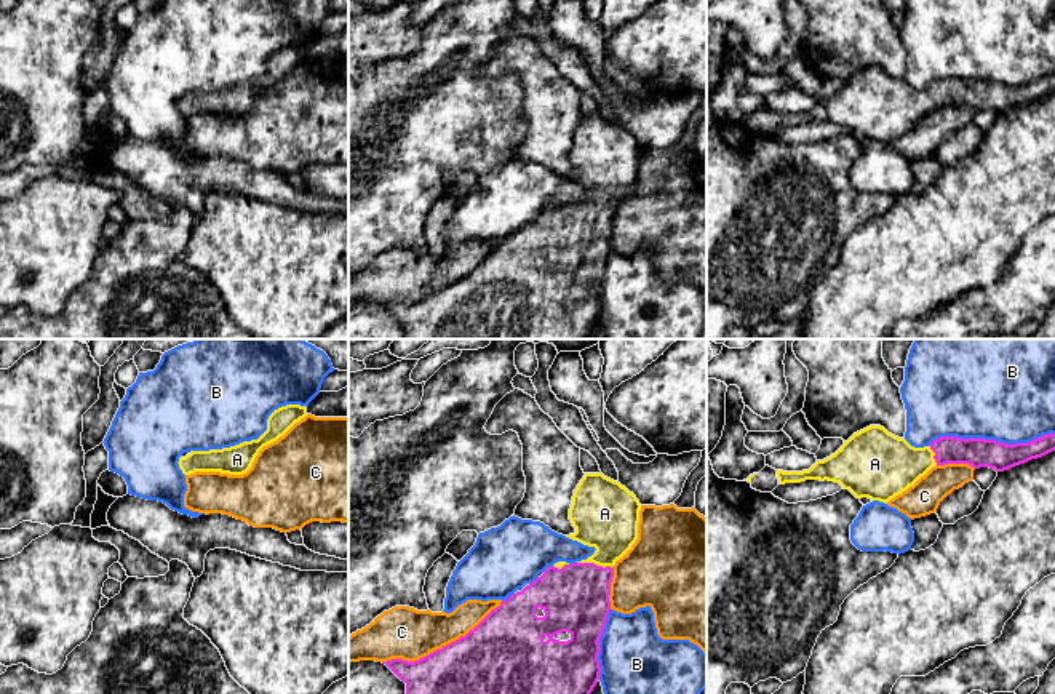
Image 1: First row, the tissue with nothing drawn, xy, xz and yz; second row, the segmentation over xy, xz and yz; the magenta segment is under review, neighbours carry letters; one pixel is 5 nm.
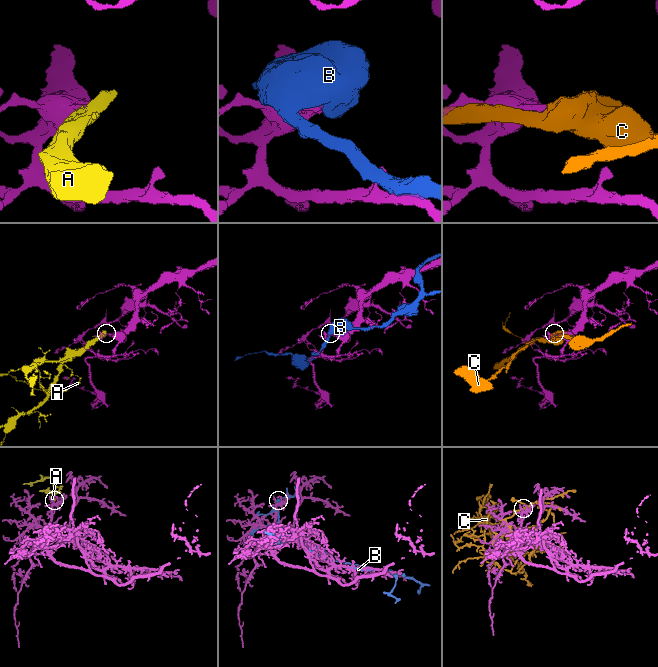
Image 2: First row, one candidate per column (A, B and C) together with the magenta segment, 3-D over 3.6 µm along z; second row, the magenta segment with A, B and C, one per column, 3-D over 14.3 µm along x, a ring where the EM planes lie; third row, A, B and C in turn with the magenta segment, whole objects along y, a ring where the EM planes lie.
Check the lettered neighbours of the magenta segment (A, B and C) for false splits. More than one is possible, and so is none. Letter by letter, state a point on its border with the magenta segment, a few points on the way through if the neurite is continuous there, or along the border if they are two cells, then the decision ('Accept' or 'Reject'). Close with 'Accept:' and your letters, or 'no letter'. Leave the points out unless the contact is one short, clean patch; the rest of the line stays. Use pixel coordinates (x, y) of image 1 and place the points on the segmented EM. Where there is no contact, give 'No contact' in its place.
A: Touches magenta at xz (593, 563). Path across: xz (574, 598), (593, 576), (593, 563), (605, 552), (605, 515). Accept
B: Touches magenta at yz (990, 440). Reject
C: Touches magenta at xz (443, 646). Reject
Accept: A

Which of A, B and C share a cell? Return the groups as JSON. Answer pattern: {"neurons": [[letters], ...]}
{"neurons": [["A"], ["B"], ["C"]]}

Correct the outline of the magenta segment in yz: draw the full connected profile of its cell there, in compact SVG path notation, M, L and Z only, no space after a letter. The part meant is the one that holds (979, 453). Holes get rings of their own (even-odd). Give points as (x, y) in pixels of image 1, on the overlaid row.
M870 425L809 470L777 470L777 478L778 485L828 480L839 483L857 499L868 497L887 504L935 465L969 464L973 469L989 467L1004 472L1052 451L1055 451L1055 433L1015 445L985 438L940 437L929 446L914 448L884 427Z

